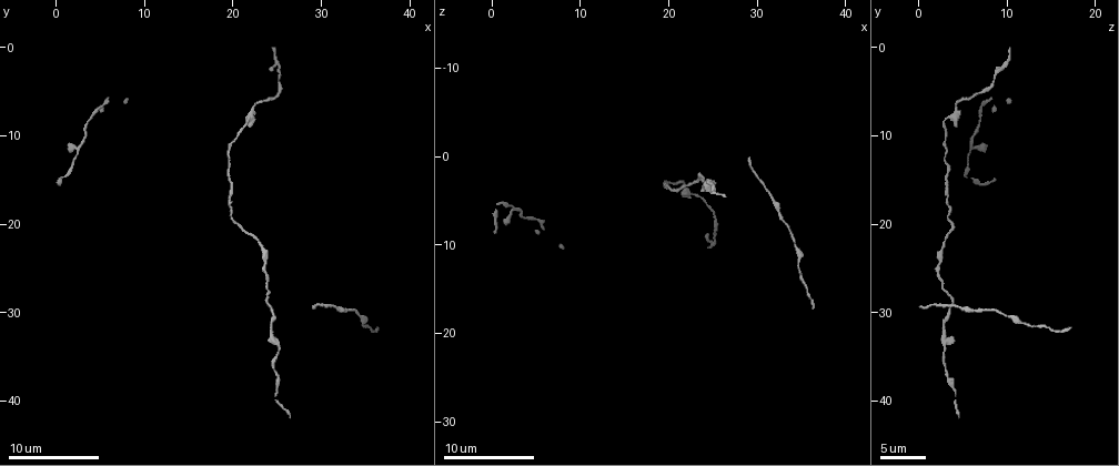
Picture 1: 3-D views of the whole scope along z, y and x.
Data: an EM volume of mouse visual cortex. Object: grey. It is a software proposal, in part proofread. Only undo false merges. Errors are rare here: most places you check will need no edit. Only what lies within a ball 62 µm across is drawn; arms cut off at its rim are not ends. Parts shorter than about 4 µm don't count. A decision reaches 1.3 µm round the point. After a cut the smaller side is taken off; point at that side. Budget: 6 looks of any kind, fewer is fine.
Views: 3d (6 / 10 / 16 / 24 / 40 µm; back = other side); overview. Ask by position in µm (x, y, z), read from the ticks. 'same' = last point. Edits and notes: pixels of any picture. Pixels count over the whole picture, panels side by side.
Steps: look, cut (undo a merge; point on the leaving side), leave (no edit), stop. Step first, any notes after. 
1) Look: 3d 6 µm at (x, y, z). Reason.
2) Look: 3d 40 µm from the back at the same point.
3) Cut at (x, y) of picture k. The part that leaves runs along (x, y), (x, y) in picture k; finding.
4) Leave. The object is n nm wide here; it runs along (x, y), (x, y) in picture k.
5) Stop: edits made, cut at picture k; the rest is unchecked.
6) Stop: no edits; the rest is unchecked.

Look: 3d 10 µm at (25.4, 34.2, 3.2). Sudden change in width.

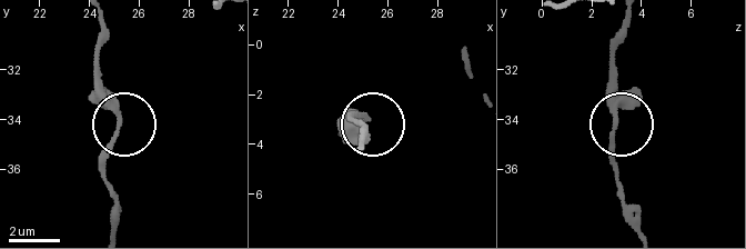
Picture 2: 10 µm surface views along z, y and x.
Look: 3d 10 µm from the back at (25.2, 34.3, 2.9).

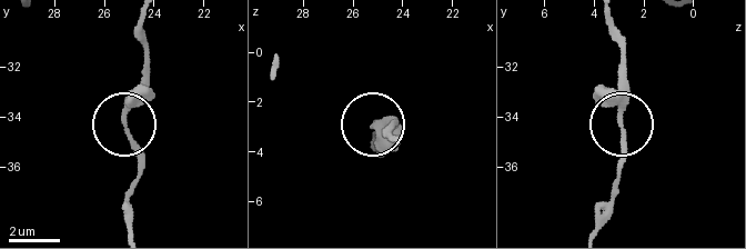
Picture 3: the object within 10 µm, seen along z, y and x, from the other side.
Leave. The object is 200 nm wide here; continuous, no second neuron.

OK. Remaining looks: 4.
Look: 3d 16 µm at (31.8, 29.4, 4.4). Thick turns thin.

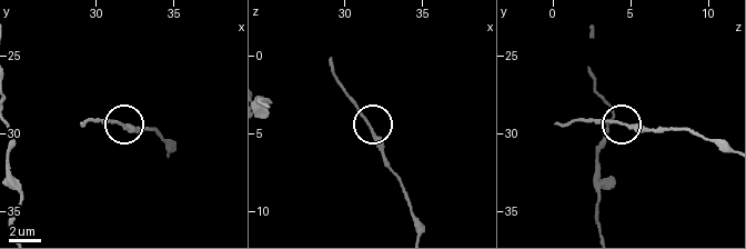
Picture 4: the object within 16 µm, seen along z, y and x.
Look: 3d 6 µm at (31.6, 29.4, 4.6).

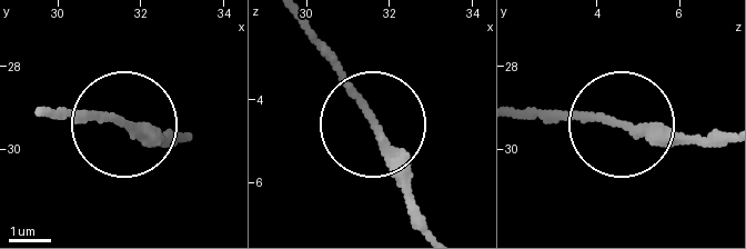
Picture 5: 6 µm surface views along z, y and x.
Leave. Continuous, no second neuron.

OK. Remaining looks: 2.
Look: 3d 10 µm at (25.2, 5.4, 6.6). Sudden change in width.

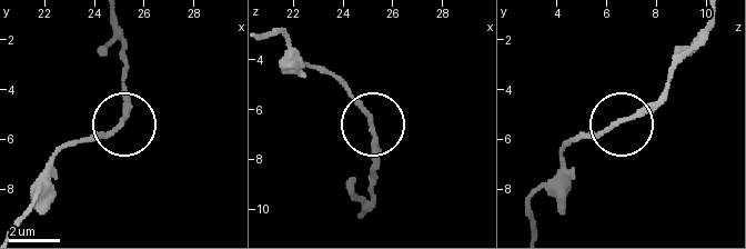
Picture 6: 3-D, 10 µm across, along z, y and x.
Leave. One neuron here.

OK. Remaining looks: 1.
Stop: no edits; the rest is unchecked.

